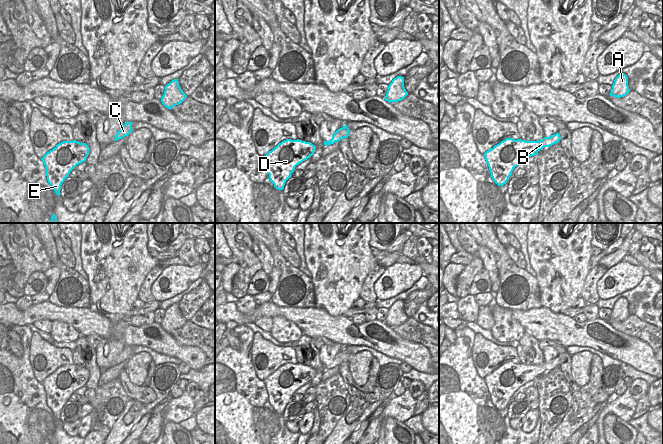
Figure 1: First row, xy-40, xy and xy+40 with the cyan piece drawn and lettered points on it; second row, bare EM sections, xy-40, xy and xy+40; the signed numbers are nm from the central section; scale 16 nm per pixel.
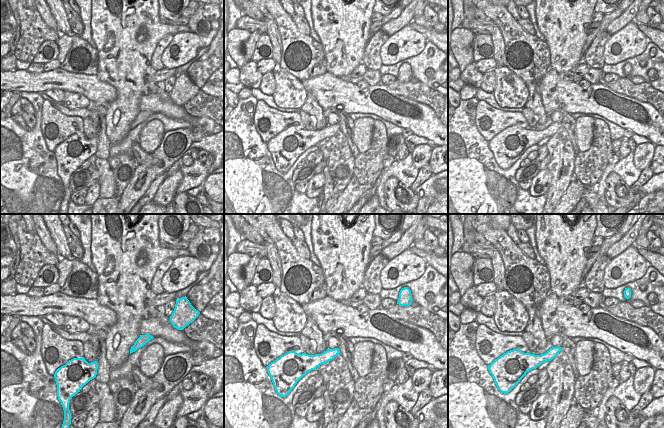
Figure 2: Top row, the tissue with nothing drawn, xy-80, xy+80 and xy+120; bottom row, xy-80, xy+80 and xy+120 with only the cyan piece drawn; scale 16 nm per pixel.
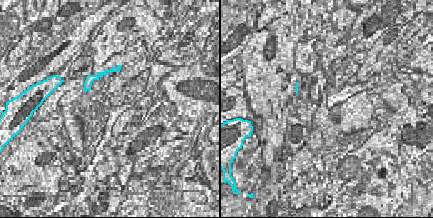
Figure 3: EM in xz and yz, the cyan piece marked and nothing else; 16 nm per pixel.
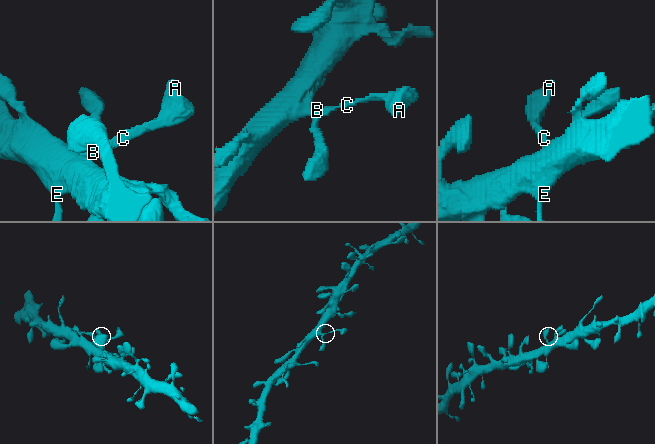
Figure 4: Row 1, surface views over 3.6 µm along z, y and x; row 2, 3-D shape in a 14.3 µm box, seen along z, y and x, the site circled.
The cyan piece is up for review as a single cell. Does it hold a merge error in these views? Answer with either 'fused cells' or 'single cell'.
single cell

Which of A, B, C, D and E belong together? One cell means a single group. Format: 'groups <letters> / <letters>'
groups A B C D E

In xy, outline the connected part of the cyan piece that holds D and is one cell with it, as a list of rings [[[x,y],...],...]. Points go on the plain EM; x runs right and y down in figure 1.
[[[287,363],[269,375],[263,382],[274,411],[283,414],[295,391],[310,382],[315,374],[316,370],[310,366]]]

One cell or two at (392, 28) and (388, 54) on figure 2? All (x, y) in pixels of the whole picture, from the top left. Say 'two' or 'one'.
two

